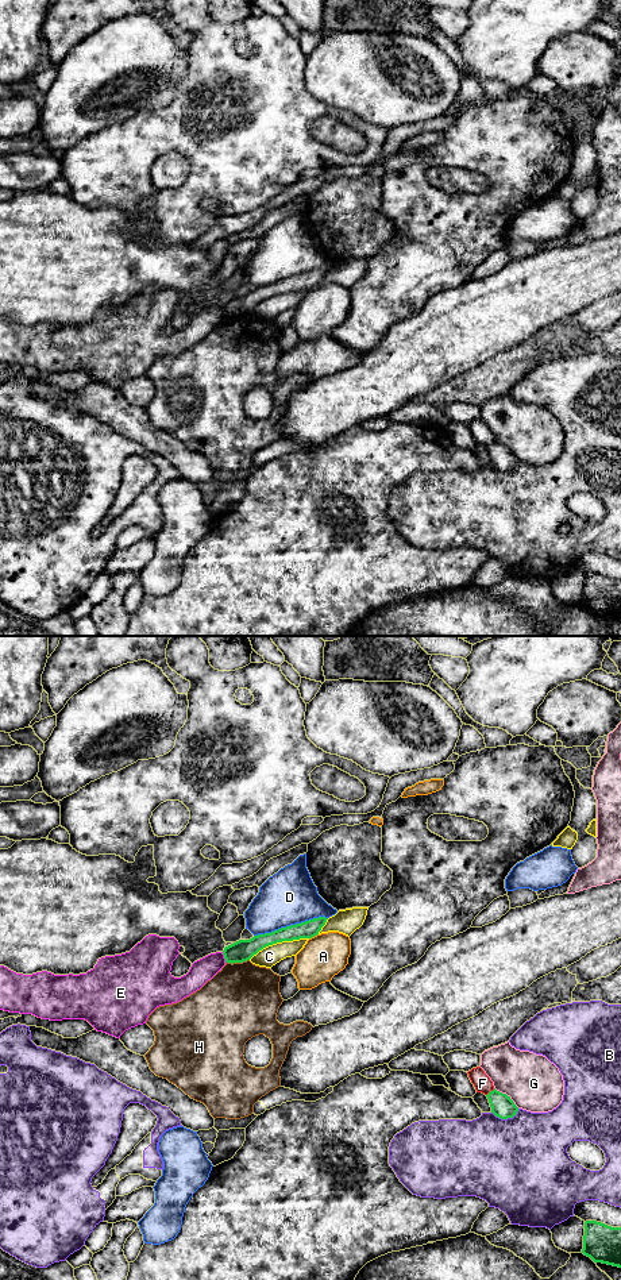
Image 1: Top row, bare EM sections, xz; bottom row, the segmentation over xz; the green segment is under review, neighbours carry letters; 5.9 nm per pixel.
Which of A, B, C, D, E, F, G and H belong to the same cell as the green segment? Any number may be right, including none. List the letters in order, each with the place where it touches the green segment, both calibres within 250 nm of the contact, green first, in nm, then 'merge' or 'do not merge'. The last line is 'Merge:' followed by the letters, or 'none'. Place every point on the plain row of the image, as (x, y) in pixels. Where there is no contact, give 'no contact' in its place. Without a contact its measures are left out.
A: meets green in xz at (313, 288); 110 nm thick on the green side, 260 nm on the other; do not merge
B: meets green in xz at (505, 470); 140 nm thick on the green side, 500 nm on the other; do not merge
C: meets green in xz at (278, 293); 130 nm thick on the green side, 120 nm on the other; do not merge
D: meets green in xz at (290, 277); 110 nm thick on the green side, 320 nm on the other; do not merge
E: meets green in xz at (224, 309); 130 nm thick on the green side, 140 nm on the other; do not merge
F: meets green in xz at (490, 443); 140 nm thick on the green side, 110 nm on the other; do not merge
G: meets green in xz at (506, 447); 140 nm thick on the green side, 320 nm on the other; do not merge
H: meets green in xz at (236, 313); 130 nm thick on the green side, 440 nm on the other; do not merge
Merge: none

